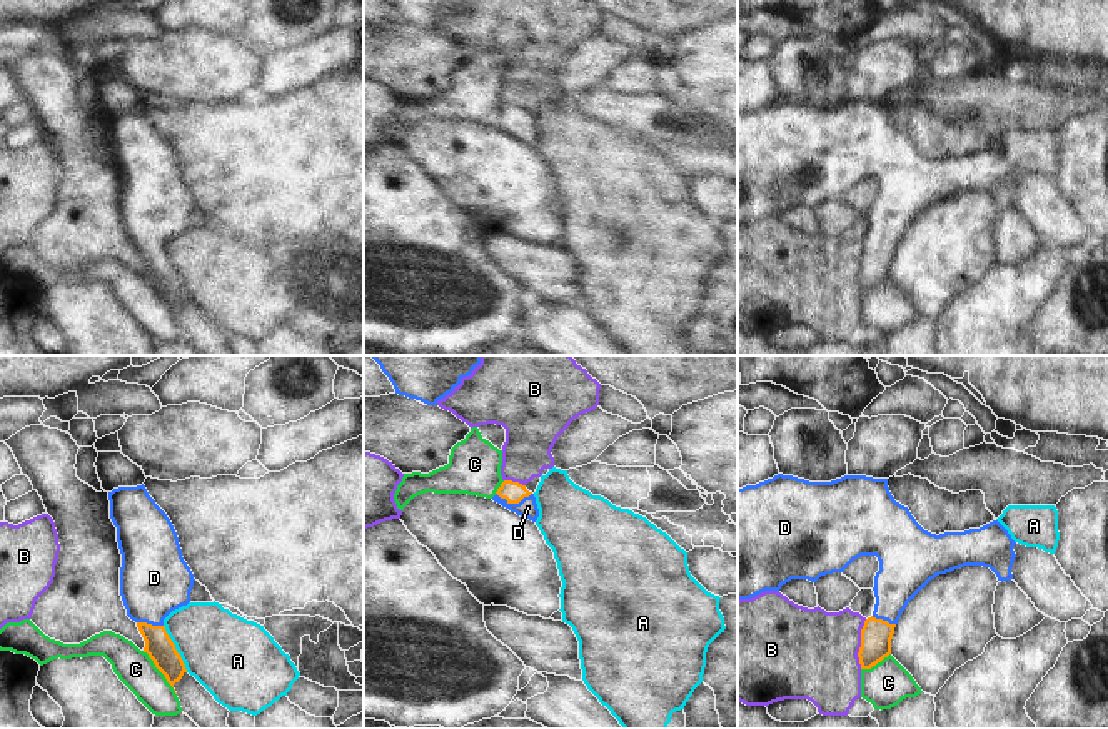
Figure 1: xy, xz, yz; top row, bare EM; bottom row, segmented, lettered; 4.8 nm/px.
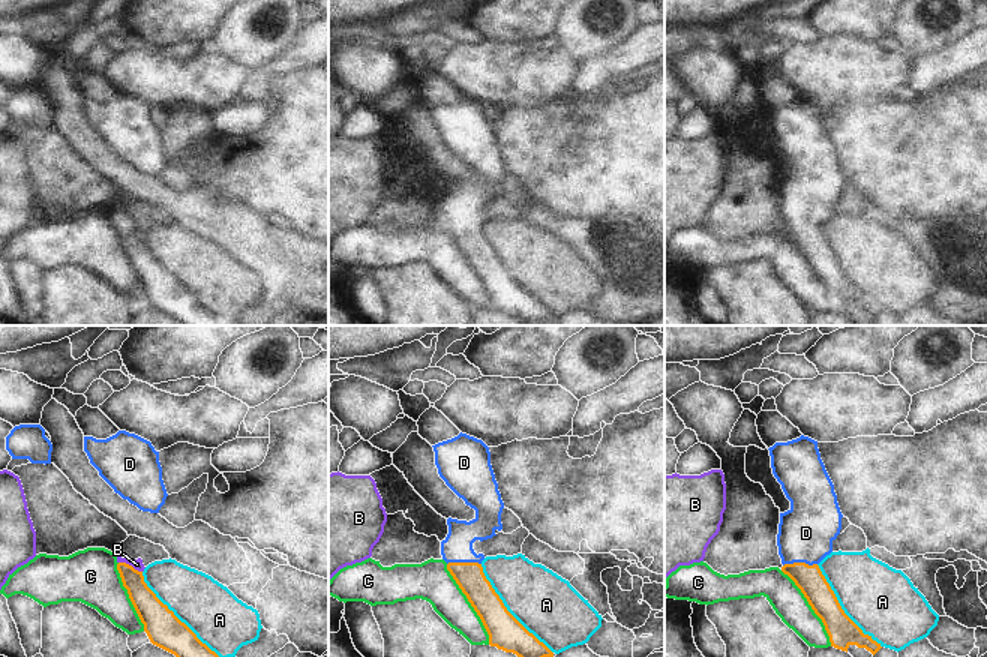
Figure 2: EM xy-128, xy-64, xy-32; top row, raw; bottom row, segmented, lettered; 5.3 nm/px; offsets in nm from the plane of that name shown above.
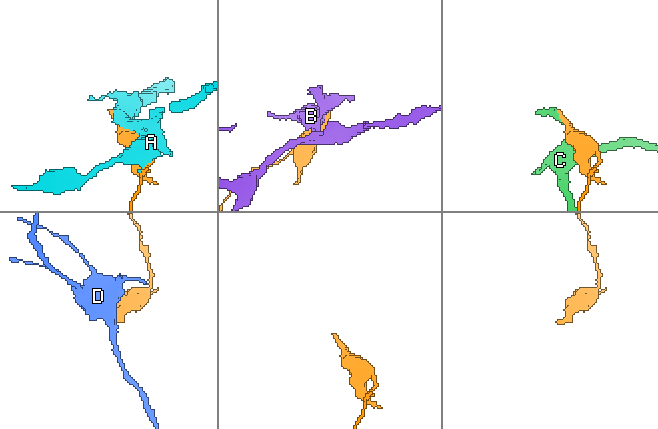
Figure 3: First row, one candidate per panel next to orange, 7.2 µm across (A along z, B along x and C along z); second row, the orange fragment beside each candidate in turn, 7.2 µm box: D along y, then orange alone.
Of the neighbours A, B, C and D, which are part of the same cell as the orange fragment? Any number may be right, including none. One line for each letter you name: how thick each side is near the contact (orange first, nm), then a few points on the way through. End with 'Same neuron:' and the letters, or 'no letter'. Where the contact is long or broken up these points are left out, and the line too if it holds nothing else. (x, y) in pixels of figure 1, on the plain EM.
D: Thickness 100 nm (orange) against 90 nm. Path across: xz (513, 119), (513, 129), (523, 129), (528, 134)
Same neuron: D.

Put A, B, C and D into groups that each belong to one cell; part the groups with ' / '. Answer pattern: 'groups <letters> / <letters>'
groups A / B / C / D

